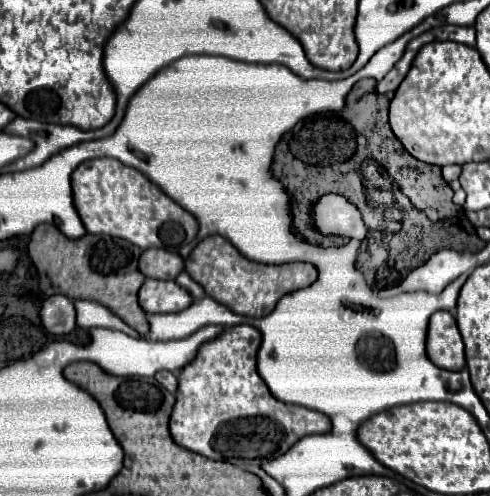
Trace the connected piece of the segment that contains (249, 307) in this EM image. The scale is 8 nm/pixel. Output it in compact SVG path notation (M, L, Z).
M221 236L203 238L185 260L185 270L199 286L203 286L207 296L227 306L235 314L251 318L263 318L271 314L279 298L283 298L293 290L305 288L317 280L317 268L313 264L291 262L291 264L269 266L269 264L251 262L243 258L237 252L237 248Z

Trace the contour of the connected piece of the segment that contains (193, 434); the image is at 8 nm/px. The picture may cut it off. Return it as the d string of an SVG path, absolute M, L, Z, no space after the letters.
M239 324L225 328L217 338L199 348L197 356L179 370L173 414L169 418L171 438L205 458L229 462L239 468L261 466L285 454L299 438L331 430L325 414L283 404L271 396L255 368L261 334L257 328Z

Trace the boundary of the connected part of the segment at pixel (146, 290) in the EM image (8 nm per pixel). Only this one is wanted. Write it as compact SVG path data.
M145 280L137 298L139 306L147 314L179 312L193 302L191 294L183 290L177 282L163 282L163 280Z

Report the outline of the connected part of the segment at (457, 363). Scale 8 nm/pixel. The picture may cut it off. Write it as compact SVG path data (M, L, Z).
M441 310L435 312L427 328L427 356L429 360L445 370L459 372L465 368L465 350L455 318Z

